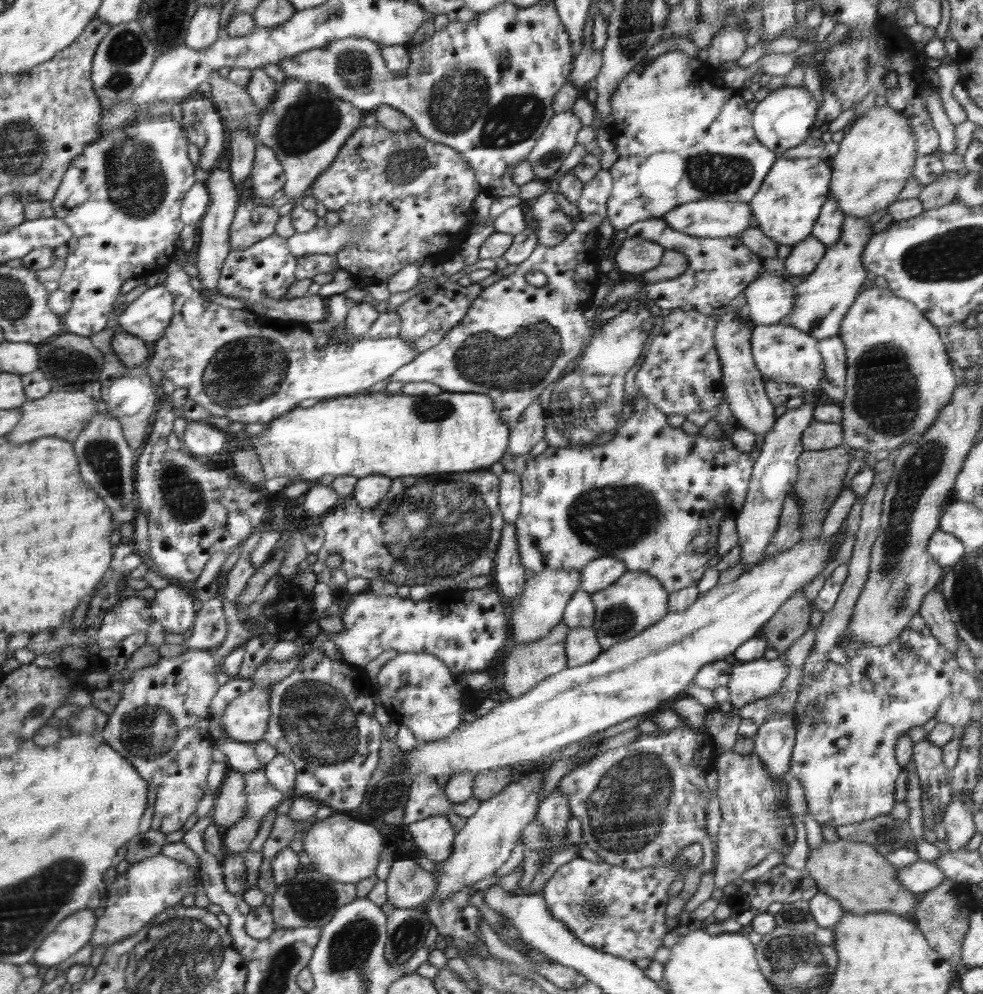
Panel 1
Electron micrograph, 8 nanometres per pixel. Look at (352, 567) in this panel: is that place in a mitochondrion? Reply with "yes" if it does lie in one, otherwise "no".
no

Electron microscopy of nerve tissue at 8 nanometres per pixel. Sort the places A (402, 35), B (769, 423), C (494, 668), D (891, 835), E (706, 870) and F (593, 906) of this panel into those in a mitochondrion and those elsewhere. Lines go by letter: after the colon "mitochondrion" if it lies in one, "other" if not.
A: other
B: other
C: other
D: mitochondrion
E: other
F: mitochondrion

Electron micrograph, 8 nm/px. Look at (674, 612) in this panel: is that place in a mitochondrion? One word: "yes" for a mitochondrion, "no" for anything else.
no

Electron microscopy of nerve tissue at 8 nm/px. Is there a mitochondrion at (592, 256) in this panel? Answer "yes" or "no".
no

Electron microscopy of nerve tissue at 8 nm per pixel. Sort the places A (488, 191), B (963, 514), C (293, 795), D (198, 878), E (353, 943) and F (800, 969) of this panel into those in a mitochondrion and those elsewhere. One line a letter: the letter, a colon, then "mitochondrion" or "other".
A: other
B: other
C: other
D: other
E: mitochondrion
F: mitochondrion

